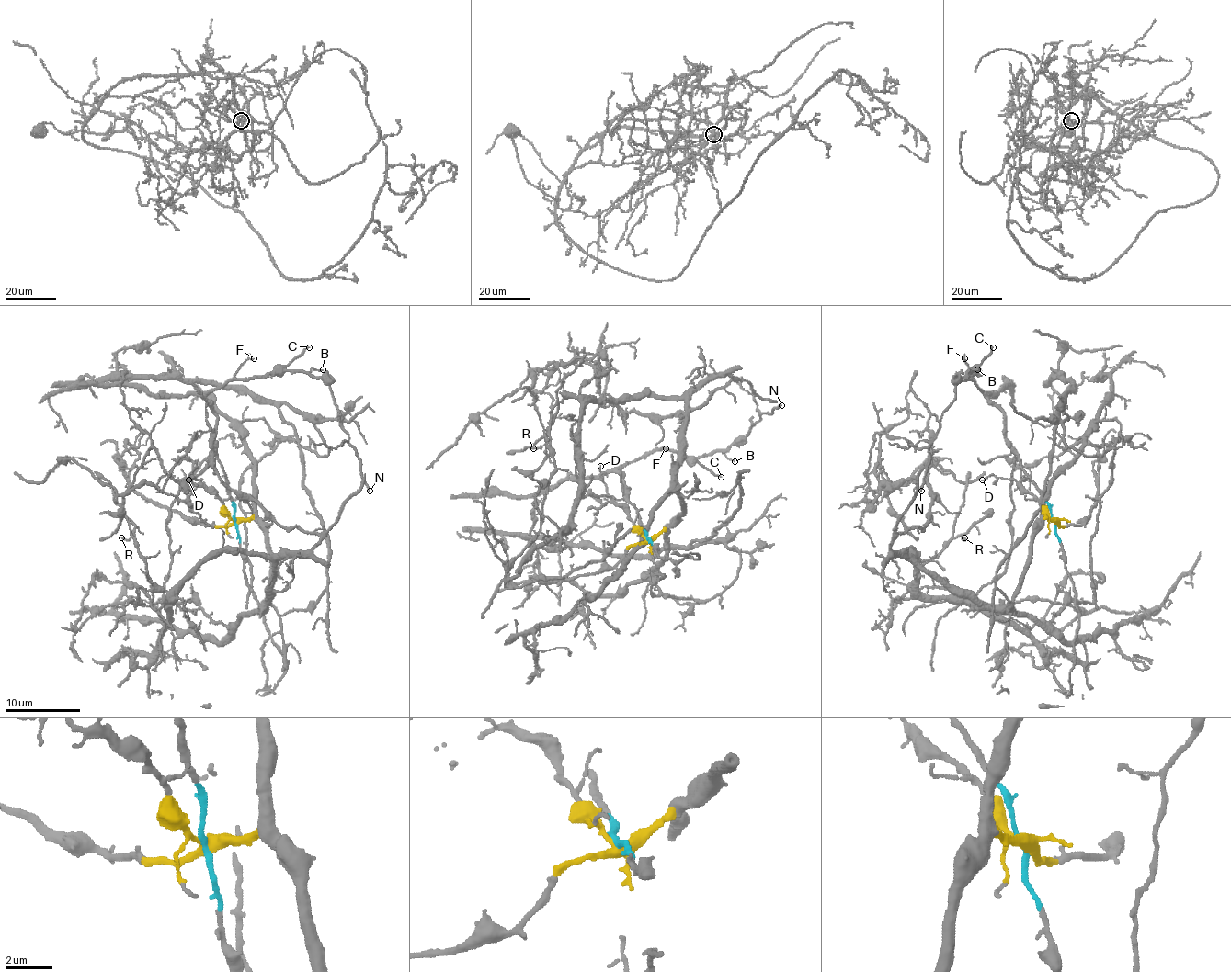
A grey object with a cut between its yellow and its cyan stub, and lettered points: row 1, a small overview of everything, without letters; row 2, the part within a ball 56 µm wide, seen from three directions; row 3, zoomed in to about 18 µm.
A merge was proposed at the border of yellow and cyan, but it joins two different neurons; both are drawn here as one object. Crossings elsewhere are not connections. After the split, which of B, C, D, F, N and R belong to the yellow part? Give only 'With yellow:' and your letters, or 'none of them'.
With yellow: D, R

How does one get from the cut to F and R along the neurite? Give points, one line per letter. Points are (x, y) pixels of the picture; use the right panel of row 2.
F: (1055, 521), (1052, 506), (1027, 474), (1007, 438), (1004, 415), (969, 376), (969, 365), (964, 359)
R: (1055, 521), (1034, 532), (1020, 593), (1008, 604), (955, 594), (912, 551), (914, 591), (917, 571), (964, 538)

